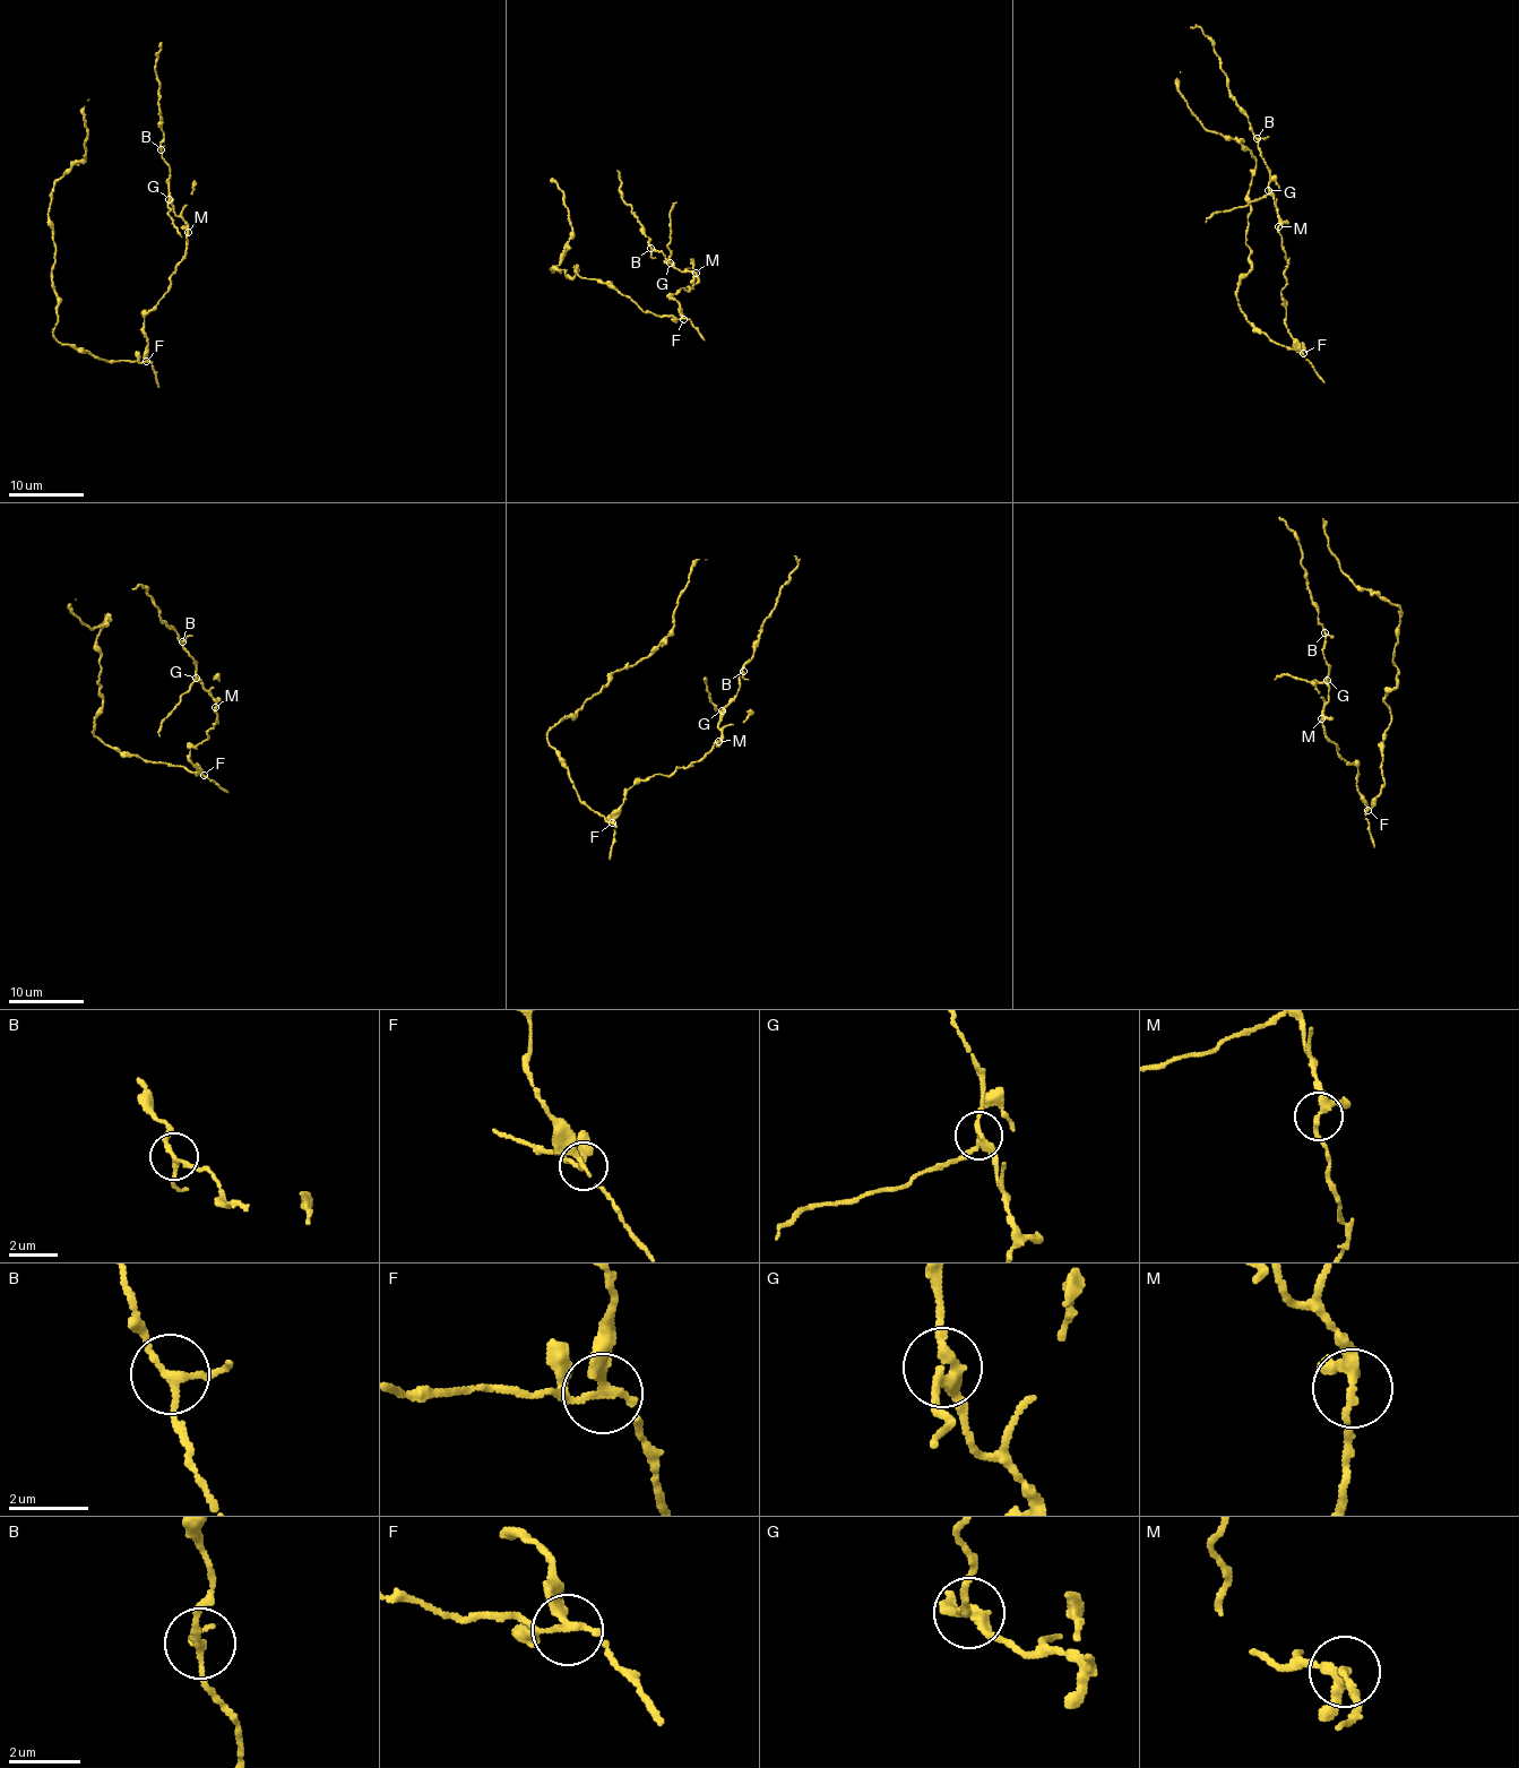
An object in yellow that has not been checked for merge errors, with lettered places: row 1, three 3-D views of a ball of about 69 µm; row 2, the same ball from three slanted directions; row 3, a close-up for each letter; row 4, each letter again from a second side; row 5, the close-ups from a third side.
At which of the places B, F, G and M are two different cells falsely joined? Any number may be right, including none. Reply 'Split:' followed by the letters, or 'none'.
Split: F, G

